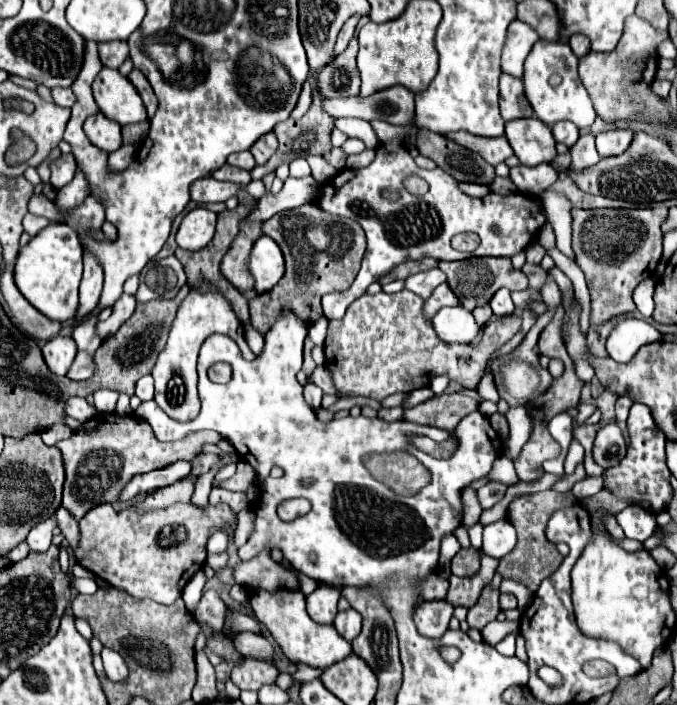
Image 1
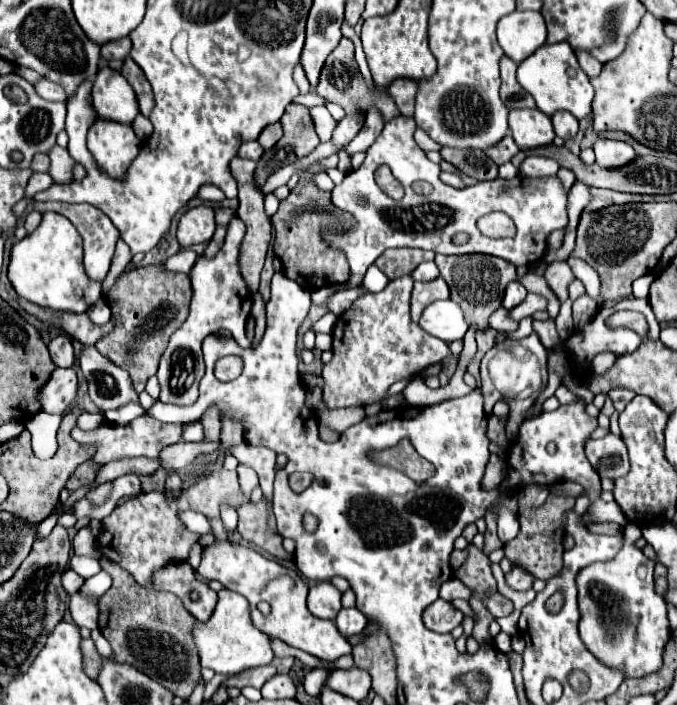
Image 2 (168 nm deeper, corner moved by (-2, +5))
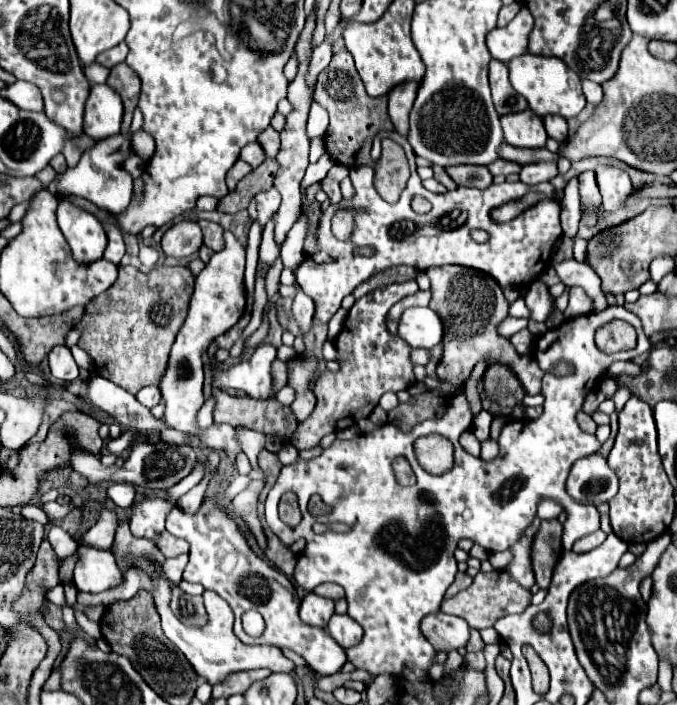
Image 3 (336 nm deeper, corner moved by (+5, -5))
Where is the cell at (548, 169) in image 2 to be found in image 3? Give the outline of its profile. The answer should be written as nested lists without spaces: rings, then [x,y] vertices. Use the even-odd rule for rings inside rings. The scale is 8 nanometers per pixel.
[[[541,161],[531,163],[521,169],[521,181],[527,185],[537,185],[543,181],[551,181],[557,175],[557,161]]]

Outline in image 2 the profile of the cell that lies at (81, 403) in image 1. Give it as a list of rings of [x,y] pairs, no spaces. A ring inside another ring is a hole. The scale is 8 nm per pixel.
[[[56,369],[40,391],[40,401],[42,401],[42,411],[46,413],[68,413],[78,395],[78,379],[76,379],[76,369]]]

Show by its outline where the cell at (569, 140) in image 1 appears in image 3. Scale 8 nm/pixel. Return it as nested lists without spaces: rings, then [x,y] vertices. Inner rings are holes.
[[[545,115],[543,123],[545,123],[549,137],[553,137],[559,143],[563,143],[567,139],[567,121],[561,115]]]

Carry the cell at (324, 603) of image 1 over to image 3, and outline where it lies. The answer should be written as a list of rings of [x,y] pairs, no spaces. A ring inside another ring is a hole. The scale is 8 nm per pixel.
[[[307,593],[301,601],[301,621],[313,627],[327,627],[333,615],[333,601],[327,597],[319,597],[315,593]]]

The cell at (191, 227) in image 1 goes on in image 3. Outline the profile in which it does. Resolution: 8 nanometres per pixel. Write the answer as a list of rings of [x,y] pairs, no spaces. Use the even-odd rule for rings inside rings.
[[[193,221],[175,223],[173,227],[169,227],[165,231],[165,235],[161,239],[163,253],[167,257],[175,257],[175,259],[183,259],[183,257],[189,257],[189,255],[197,253],[201,245],[203,245],[201,229]]]

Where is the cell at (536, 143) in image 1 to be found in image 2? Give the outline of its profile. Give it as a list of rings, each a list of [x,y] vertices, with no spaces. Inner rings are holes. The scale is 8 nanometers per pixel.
[[[514,109],[510,111],[508,123],[514,141],[522,151],[552,145],[556,137],[550,117],[544,115],[540,109]]]

